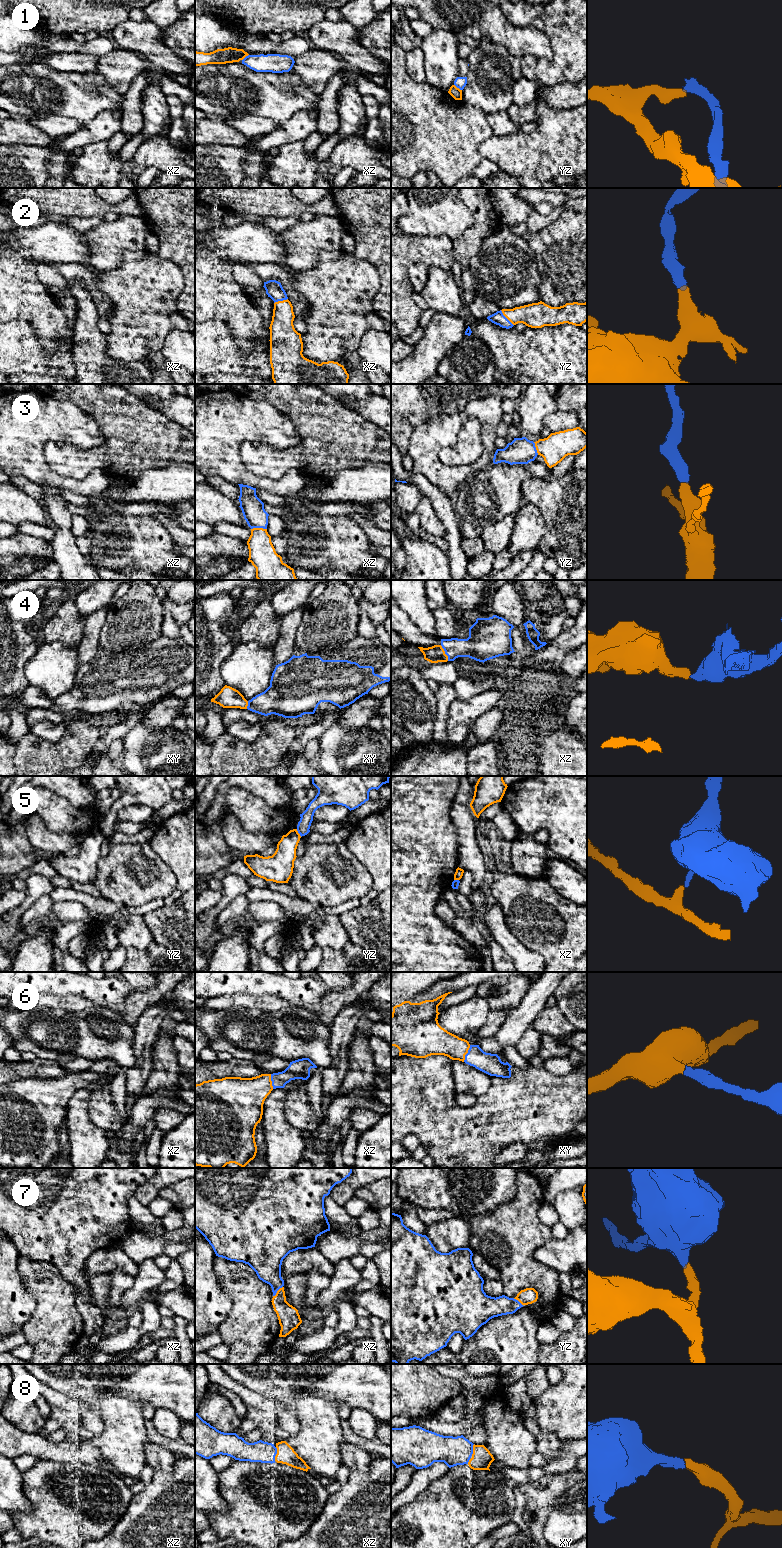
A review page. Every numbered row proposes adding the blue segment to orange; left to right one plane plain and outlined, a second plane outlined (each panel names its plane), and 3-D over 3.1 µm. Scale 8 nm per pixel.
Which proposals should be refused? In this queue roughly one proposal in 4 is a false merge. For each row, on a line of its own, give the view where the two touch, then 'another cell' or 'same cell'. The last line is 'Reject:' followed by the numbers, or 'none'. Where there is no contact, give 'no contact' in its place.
1: meets orange in yz; another cell
2: meets orange in yz; same cell
3: meets orange in xz; same cell
4: meets orange in xz; same cell
5: meets orange in yz; another cell
6: meets orange in xy; same cell
7: meets orange in xz; same cell
8: meets orange in xz; same cell
Reject: 1, 5

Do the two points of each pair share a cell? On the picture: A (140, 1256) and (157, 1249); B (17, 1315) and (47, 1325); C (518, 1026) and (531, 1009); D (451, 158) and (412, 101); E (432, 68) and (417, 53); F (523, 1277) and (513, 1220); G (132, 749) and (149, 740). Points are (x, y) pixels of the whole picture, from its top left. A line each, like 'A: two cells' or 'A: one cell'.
A: one cell
B: two cells
C: one cell
D: one cell
E: two cells
F: one cell
G: one cell

